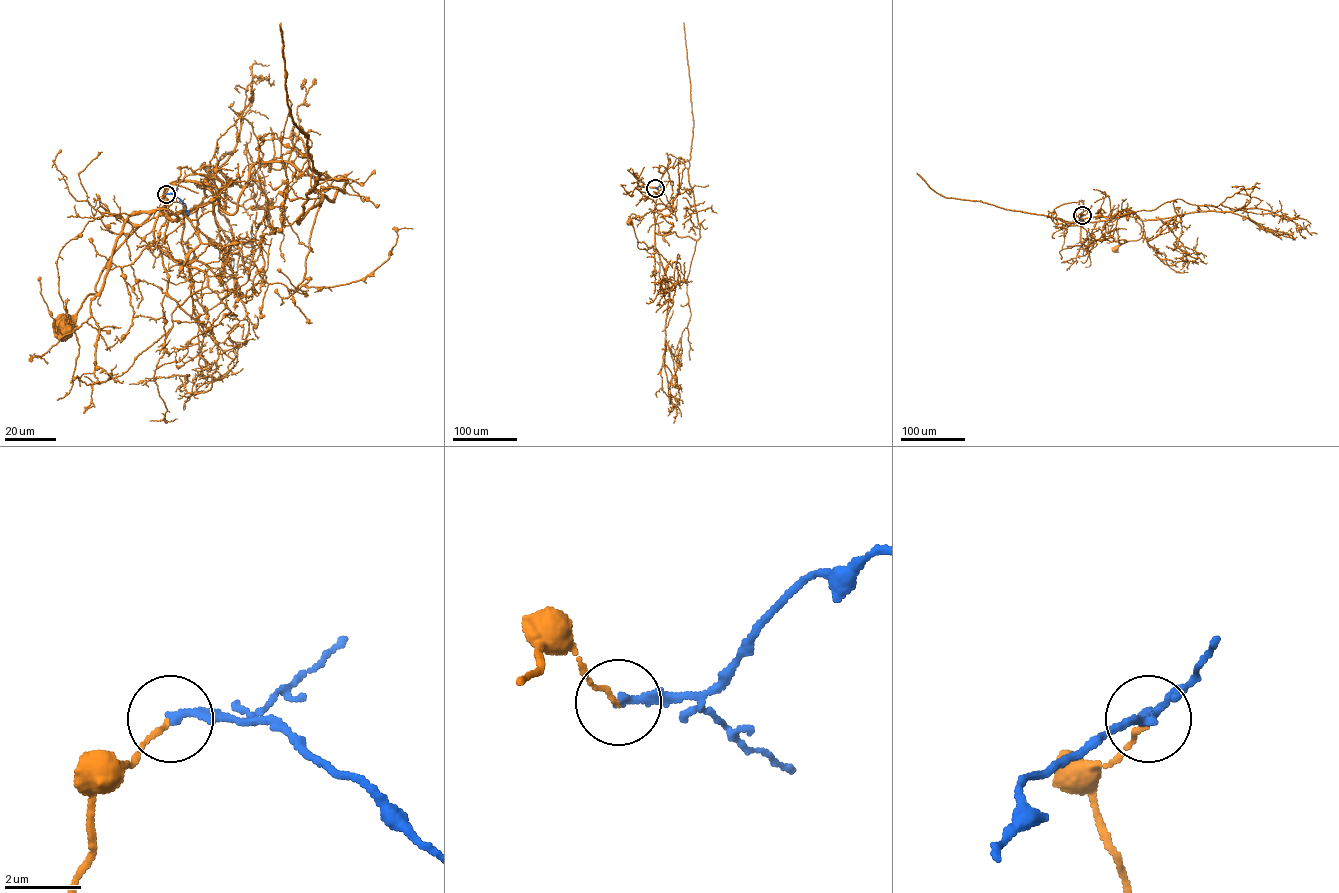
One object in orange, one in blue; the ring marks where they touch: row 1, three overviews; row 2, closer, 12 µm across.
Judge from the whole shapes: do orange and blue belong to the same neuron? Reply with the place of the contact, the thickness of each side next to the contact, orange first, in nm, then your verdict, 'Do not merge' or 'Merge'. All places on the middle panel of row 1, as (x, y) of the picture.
Place: (655, 188). Thickness 100 nm (orange) against 220 nm. Do not merge

